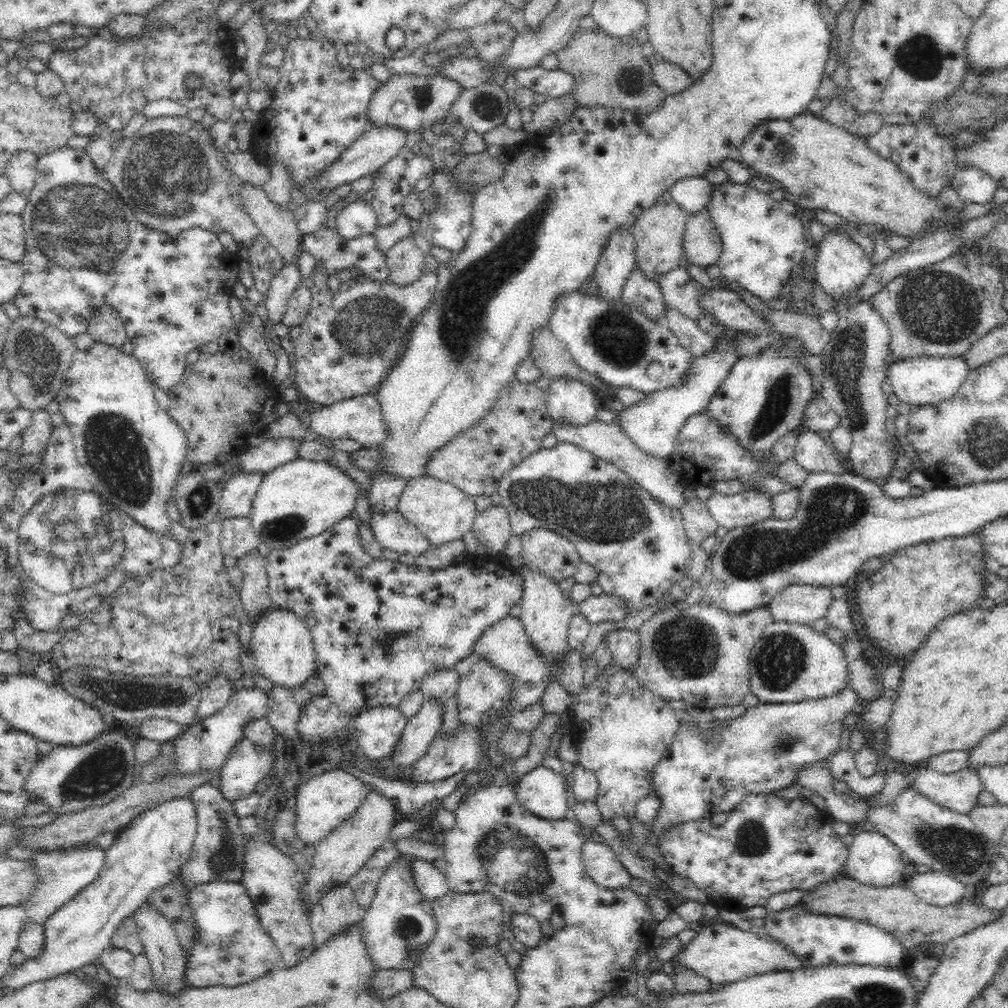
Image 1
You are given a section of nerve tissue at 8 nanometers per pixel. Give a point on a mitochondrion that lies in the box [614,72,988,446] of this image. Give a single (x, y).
(937, 307)

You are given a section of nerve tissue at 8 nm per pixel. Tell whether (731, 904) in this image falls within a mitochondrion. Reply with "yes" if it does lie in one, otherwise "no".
no

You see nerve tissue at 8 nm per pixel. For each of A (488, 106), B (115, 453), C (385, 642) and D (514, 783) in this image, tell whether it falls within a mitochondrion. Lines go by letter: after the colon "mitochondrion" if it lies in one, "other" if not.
A: mitochondrion
B: mitochondrion
C: mitochondrion
D: other

